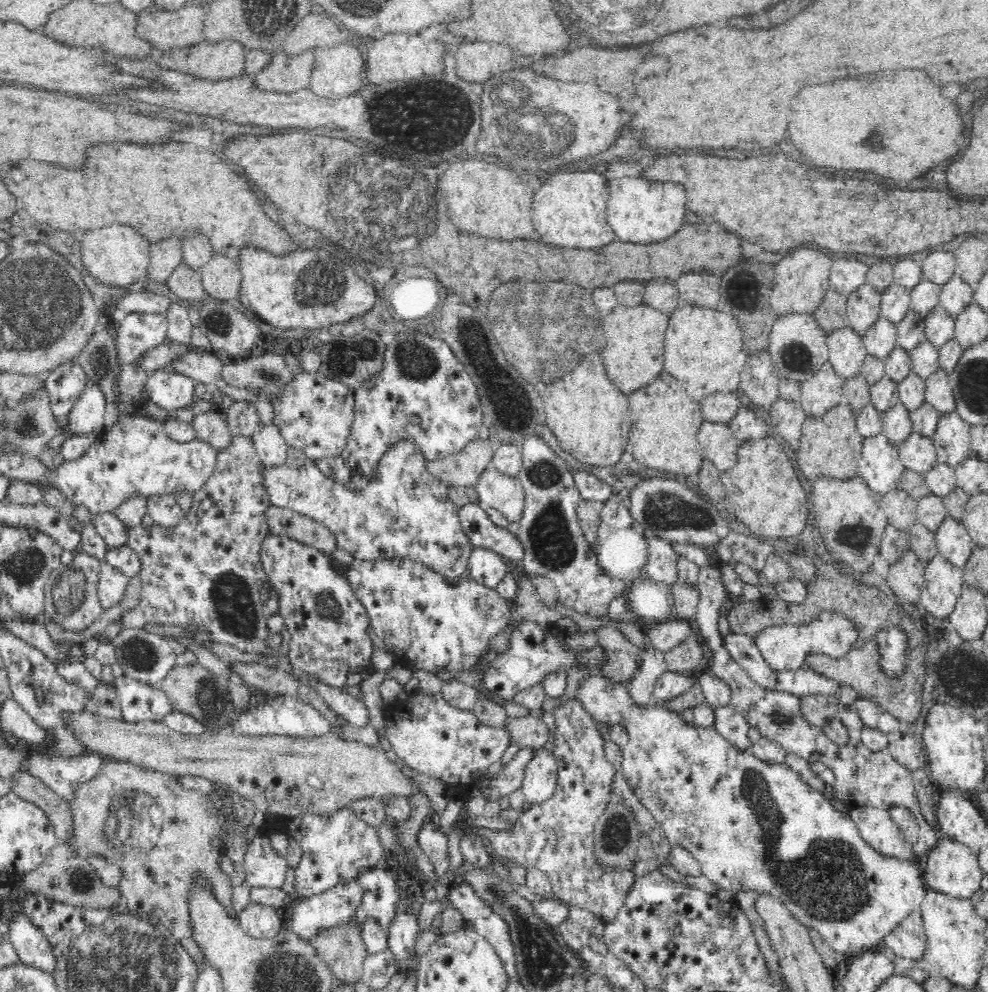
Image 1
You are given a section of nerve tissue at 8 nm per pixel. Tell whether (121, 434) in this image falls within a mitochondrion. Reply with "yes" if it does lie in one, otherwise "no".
no

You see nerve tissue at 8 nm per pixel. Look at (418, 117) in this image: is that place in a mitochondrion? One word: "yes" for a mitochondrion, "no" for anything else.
yes

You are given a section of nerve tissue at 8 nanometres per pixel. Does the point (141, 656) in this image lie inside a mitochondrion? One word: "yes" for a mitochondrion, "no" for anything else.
yes

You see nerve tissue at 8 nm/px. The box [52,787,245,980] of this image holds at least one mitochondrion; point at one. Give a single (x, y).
(81, 882)

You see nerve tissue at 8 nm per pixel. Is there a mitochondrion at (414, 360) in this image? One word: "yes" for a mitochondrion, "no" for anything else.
yes

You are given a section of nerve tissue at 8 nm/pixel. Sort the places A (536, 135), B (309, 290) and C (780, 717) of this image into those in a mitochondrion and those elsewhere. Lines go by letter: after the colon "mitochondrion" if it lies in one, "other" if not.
A: mitochondrion
B: mitochondrion
C: mitochondrion

